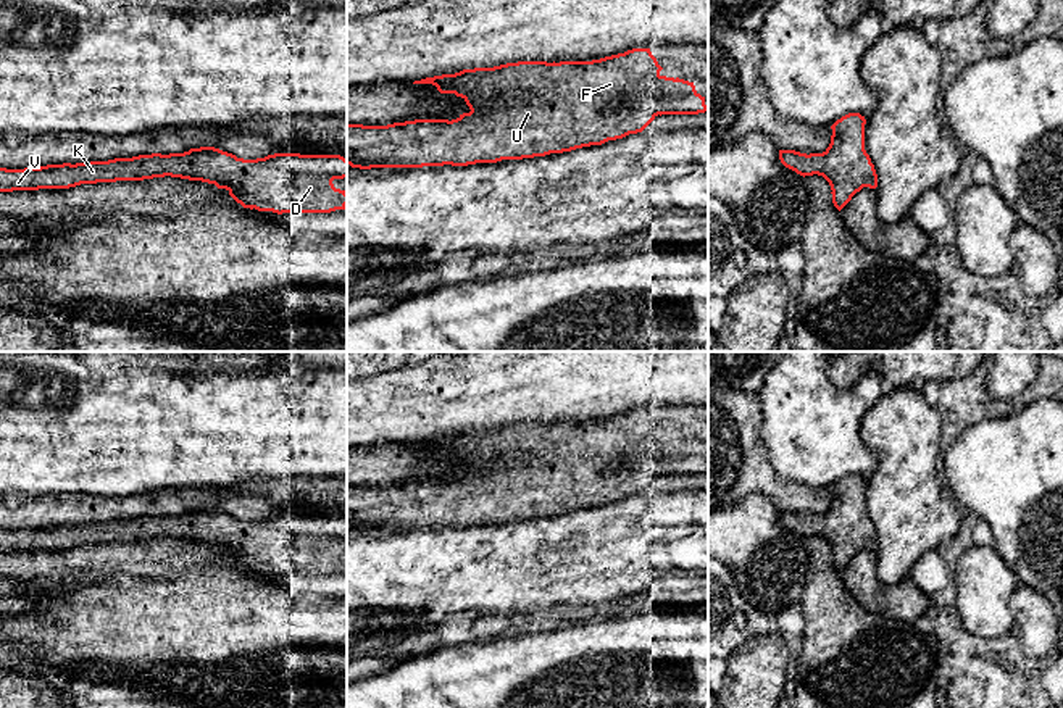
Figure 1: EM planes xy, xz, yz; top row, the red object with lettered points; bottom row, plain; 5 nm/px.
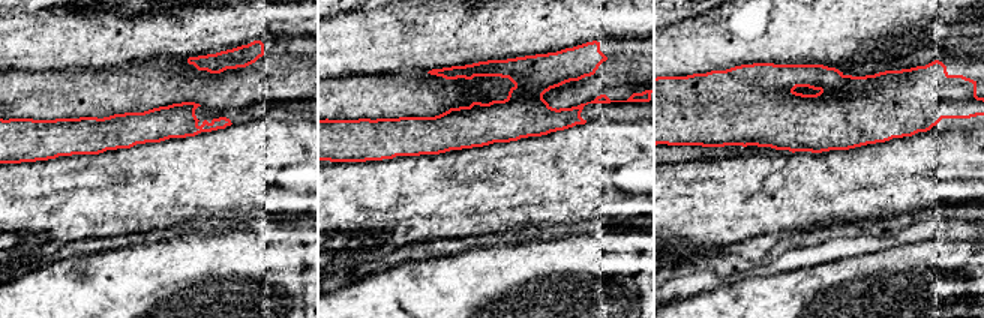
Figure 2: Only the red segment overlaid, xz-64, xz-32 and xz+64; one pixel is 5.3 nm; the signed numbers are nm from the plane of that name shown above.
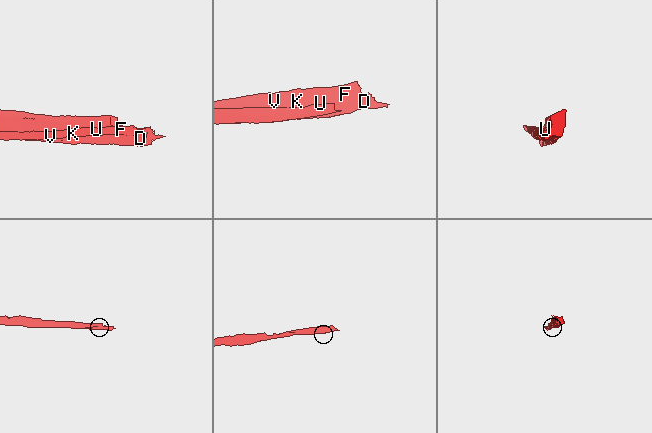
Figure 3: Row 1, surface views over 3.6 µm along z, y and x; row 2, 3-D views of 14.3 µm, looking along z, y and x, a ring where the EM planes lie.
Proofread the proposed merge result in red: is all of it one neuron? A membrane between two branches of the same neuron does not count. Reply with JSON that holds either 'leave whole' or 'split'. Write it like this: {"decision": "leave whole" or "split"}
{"decision": "leave whole"}

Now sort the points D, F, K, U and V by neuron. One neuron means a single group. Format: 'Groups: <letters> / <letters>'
Groups: D F K U V

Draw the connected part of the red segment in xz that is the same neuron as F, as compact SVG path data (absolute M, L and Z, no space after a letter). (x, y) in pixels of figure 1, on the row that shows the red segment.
M632 48L592 61L518 61L415 81L461 97L471 111L452 121L347 123L347 165L360 169L468 166L545 156L642 132L658 115L708 111L694 82L661 76L661 69L650 48Z

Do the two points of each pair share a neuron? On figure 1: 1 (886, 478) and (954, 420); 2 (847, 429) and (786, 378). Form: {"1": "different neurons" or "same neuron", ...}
{"1": "different neurons", "2": "same neuron"}

